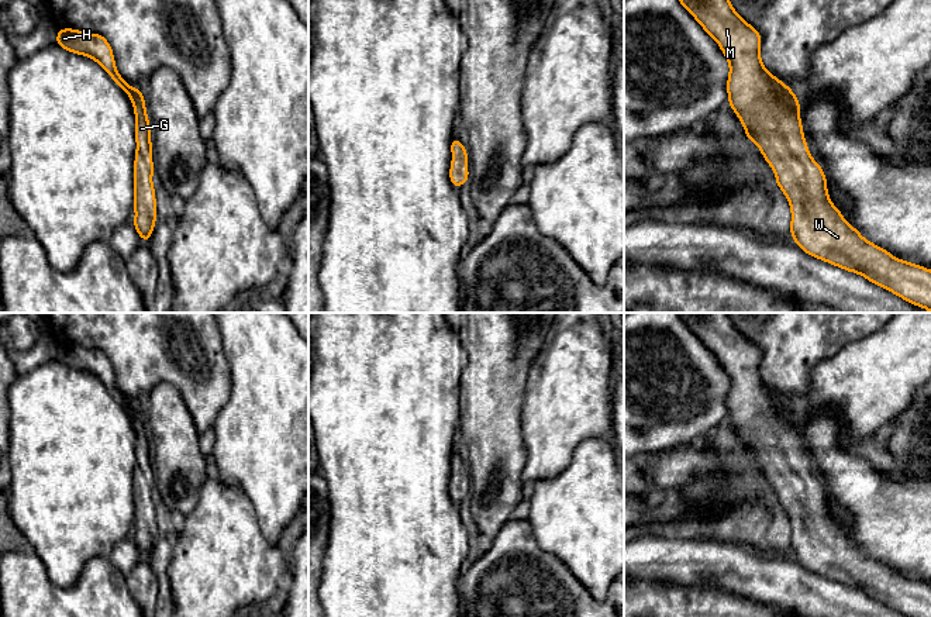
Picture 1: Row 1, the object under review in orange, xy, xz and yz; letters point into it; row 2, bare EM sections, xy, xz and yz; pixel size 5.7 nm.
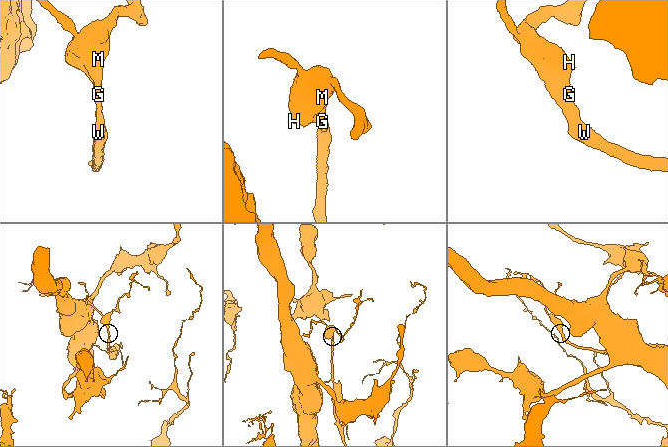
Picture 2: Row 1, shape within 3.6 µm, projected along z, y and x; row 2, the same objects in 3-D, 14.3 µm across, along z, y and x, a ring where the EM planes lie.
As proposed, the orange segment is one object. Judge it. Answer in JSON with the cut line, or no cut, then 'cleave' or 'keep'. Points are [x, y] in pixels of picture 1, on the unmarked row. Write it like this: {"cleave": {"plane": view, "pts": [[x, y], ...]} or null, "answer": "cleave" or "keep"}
{"cleave": null, "answer": "keep"}

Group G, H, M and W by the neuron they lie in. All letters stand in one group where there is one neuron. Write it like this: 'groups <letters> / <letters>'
groups G H M W

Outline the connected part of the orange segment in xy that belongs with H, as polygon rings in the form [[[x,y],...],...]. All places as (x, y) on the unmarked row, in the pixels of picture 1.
[[[62,344],[58,345],[55,358],[69,368],[94,375],[132,417],[137,434],[137,468],[134,478],[134,525],[137,531],[131,540],[138,547],[142,558],[148,559],[156,537],[156,516],[155,503],[151,496],[151,492],[155,489],[155,483],[151,476],[151,442],[142,406],[130,401],[117,387],[113,365],[103,351]]]

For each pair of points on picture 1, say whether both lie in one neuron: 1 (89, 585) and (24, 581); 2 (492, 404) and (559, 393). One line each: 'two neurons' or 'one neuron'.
1: one neuron
2: two neurons

